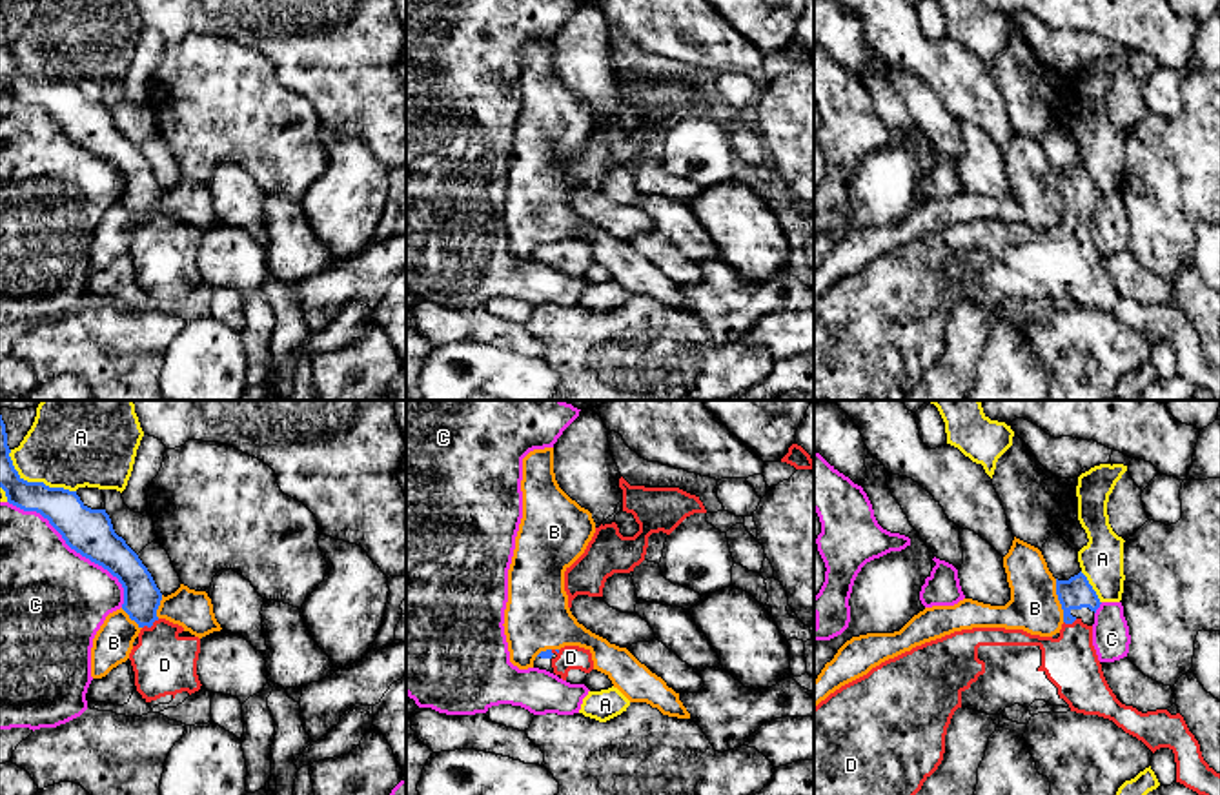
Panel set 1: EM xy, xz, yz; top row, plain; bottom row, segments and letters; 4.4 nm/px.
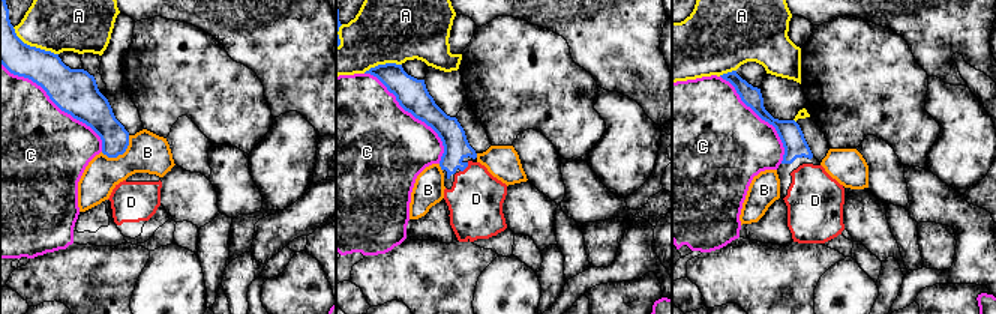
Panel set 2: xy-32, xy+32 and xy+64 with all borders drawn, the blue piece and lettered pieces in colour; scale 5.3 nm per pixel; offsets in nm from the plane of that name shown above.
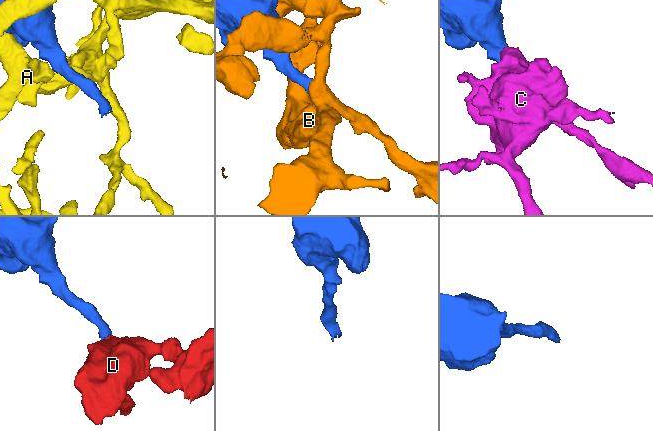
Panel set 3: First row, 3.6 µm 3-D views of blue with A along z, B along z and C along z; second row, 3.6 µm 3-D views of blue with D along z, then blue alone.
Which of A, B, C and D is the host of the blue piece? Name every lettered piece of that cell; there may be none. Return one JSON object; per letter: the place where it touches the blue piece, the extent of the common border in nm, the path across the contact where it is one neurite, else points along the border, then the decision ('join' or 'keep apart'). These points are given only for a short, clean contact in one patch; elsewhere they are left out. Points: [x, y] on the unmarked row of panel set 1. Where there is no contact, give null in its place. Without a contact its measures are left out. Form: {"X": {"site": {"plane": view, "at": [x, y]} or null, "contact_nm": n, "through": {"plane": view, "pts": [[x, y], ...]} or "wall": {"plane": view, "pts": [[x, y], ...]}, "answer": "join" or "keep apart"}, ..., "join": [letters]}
{"A": {"site": {"plane": "xy", "at": [35, 75]}, "contact_nm": 340, "answer": "keep apart"}, "B": {"site": {"plane": "yz", "at": [1058, 191]}, "contact_nm": 200, "answer": "keep apart"}, "C": {"site": {"plane": "xy", "at": [75, 142]}, "contact_nm": 700, "answer": "keep apart"}, "D": {"site": {"plane": "xy", "at": [150, 219]}, "contact_nm": 90, "through": {"plane": "xy", "pts": [[141, 188], [141, 199], [150, 219], [159, 230], [164, 257]]}, "answer": "join"}, "join": ["D"]}

